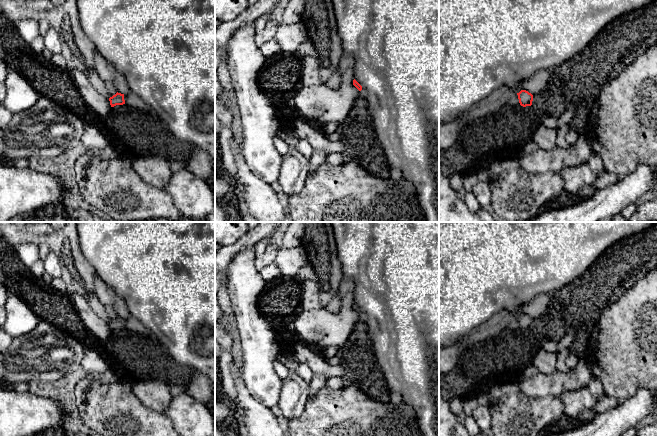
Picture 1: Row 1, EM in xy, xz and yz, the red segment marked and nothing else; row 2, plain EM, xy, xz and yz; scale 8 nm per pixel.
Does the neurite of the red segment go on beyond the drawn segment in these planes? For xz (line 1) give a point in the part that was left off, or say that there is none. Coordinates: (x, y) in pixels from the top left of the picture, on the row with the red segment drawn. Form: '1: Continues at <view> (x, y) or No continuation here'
1: No continuation here

